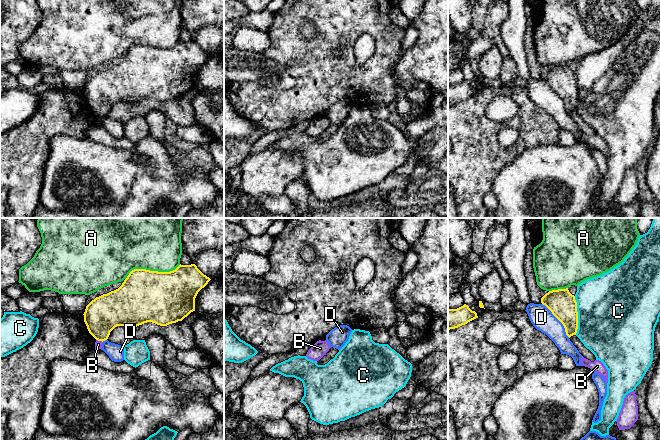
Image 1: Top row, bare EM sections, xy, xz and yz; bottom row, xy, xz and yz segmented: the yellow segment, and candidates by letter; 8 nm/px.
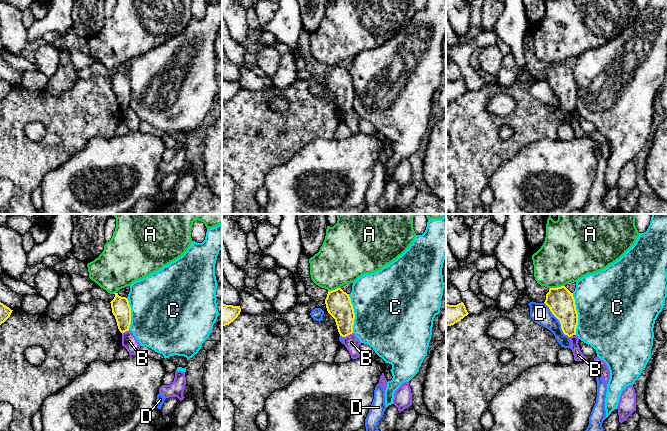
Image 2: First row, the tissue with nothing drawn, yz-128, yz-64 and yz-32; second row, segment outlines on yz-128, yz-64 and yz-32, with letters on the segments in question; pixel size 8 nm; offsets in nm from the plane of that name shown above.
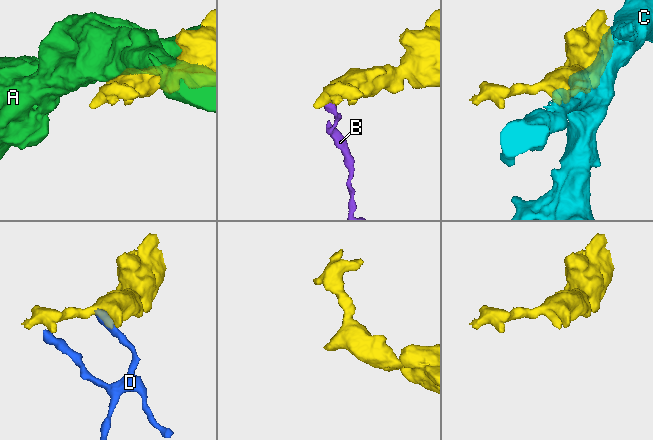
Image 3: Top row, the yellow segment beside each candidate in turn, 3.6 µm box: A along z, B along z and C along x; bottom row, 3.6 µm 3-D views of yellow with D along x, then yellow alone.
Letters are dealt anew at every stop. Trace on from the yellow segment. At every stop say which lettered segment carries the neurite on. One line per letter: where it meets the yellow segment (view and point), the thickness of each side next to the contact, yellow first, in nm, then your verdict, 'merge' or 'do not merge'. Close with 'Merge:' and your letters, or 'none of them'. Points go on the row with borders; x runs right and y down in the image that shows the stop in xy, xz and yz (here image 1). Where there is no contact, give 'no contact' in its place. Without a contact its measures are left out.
A: xy (151, 271) | 420/480 nm | do not merge
B: xy (99, 340) | 280/60 nm | do not merge
C: yz (577, 315) | 220/500 nm | do not merge
D: yz (558, 319) | 220/180 nm | do not merge
Merge: none of them

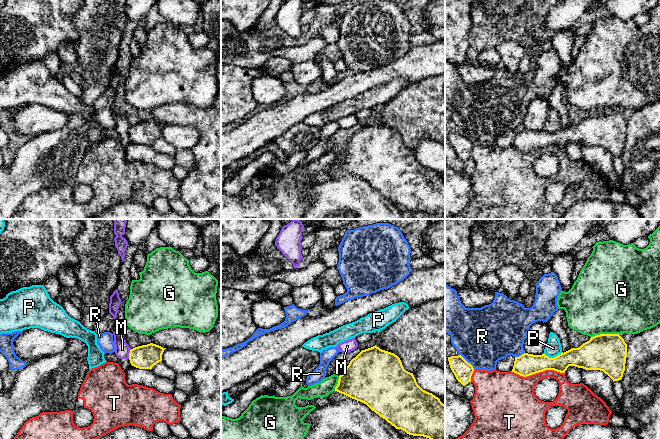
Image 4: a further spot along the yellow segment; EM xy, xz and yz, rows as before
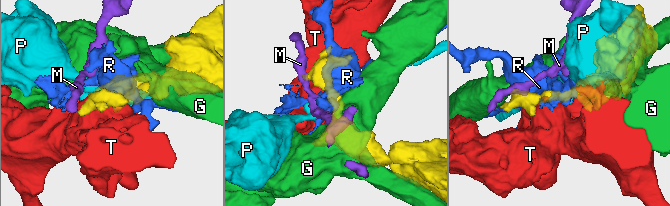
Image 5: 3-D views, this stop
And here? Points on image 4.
G: yz (605, 334) | 300/500 nm | do not merge
M: xy (129, 354) | 190/120 nm | do not merge
P: yz (552, 358) | 180/120 nm | do not merge
R: yz (466, 361) | 150/460 nm | do not merge
T: yz (538, 372) | 180/300 nm | do not merge
Merge: none of them

